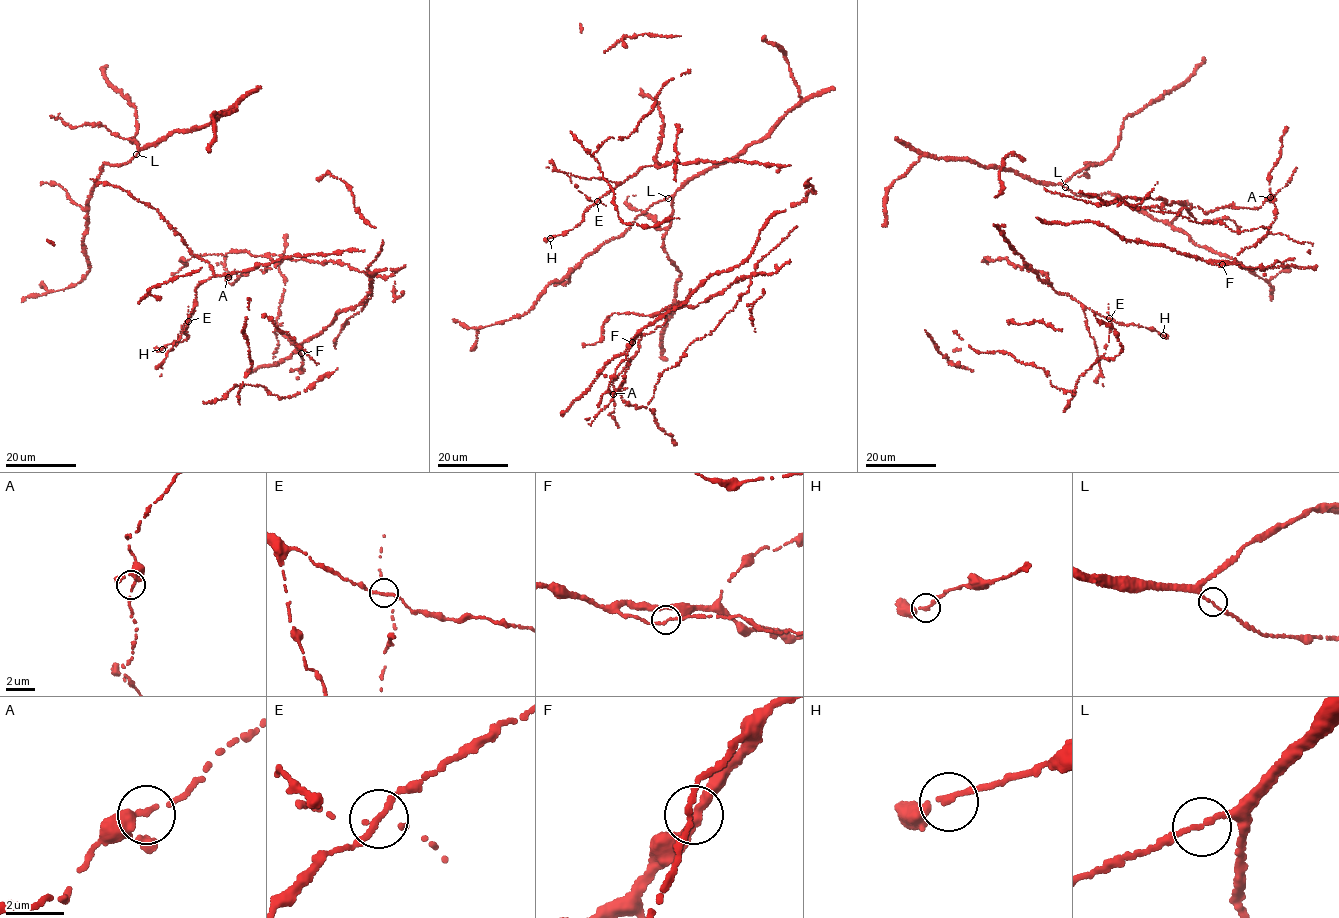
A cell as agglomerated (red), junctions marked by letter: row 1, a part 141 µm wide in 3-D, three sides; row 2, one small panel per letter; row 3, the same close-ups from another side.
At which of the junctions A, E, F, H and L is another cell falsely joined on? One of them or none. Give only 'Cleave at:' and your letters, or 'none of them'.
Cleave at: none of them

